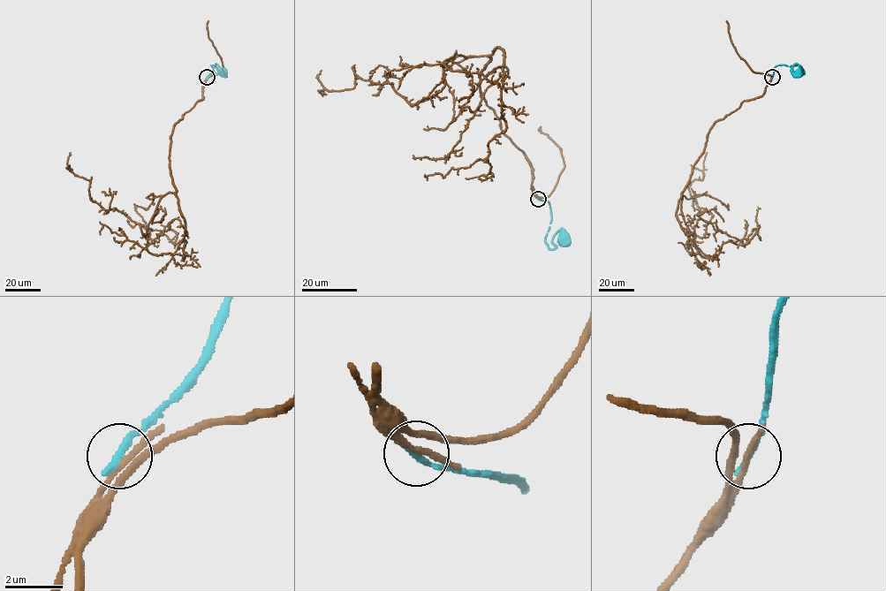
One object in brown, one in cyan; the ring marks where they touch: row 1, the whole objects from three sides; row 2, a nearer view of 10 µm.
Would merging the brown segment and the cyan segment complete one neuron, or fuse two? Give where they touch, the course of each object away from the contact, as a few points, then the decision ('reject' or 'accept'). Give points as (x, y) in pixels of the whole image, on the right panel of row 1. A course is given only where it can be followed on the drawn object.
(772, 77) | brown via (772, 77), (708, 133), (682, 193), (688, 230), (700, 238), (712, 215), (689, 186), (702, 179), (707, 152) | cyan via (772, 77), (776, 66), (799, 65), (803, 74), (798, 65), (792, 67), (798, 72) | reject

